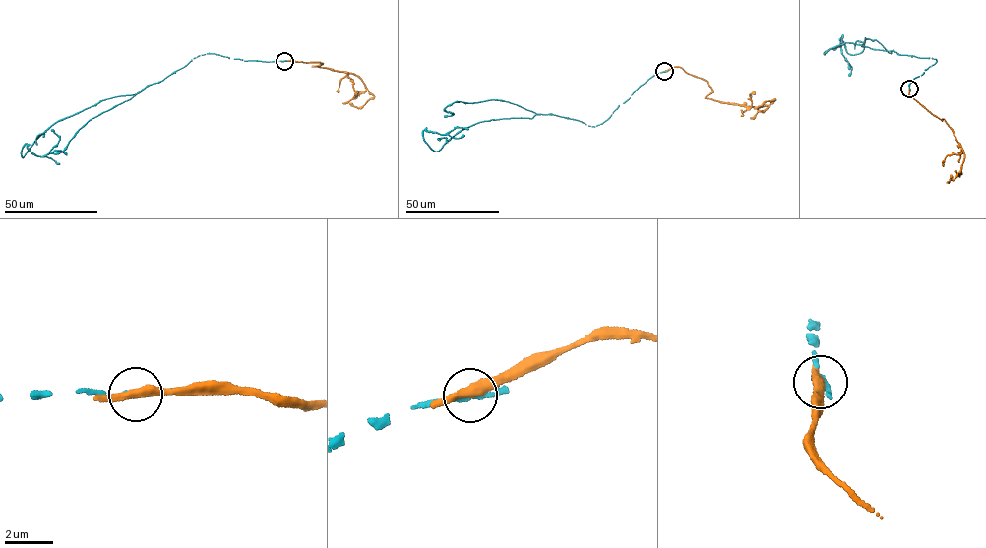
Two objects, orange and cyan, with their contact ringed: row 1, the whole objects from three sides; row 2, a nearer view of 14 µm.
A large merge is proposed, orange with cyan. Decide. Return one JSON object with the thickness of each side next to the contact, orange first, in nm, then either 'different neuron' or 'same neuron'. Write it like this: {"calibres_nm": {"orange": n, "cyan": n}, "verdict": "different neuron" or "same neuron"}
{"calibres_nm": {"orange": 400, "cyan": 150}, "verdict": "different neuron"}

